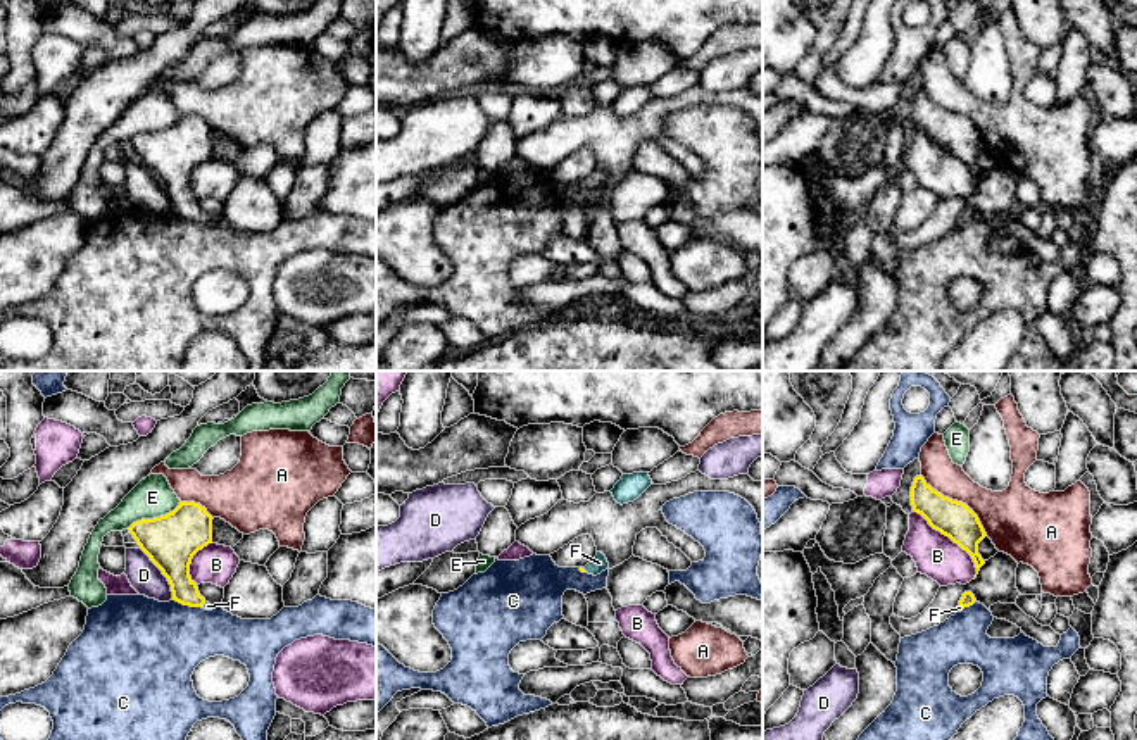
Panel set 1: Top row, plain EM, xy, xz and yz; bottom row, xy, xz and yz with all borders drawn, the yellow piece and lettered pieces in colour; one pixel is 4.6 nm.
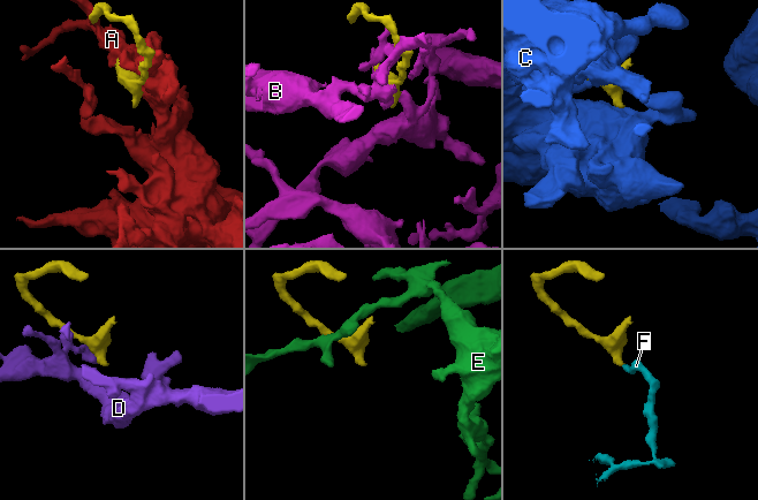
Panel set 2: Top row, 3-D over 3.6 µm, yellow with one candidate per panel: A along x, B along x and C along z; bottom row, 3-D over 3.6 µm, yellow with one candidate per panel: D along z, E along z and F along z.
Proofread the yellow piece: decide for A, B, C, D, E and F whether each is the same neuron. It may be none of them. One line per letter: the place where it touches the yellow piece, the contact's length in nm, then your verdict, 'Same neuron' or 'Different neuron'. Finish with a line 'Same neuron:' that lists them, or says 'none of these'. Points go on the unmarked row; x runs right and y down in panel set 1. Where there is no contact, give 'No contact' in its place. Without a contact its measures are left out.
A: Touches yellow at yz (956, 114). Shared border 420 nm. Different neuron
B: Touches yellow at yz (953, 154). Shared border 440 nm. Different neuron
C: Touches yellow at xy (187, 218). Shared border 140 nm. Different neuron
D: Touches yellow at xy (163, 187). Shared border 300 nm. Different neuron
E: Touches yellow at xy (154, 131). Shared border 280 nm. Different neuron
F: Touches yellow at xy (202, 219). Shared border 40 nm. Same neuron
Same neuron: F

